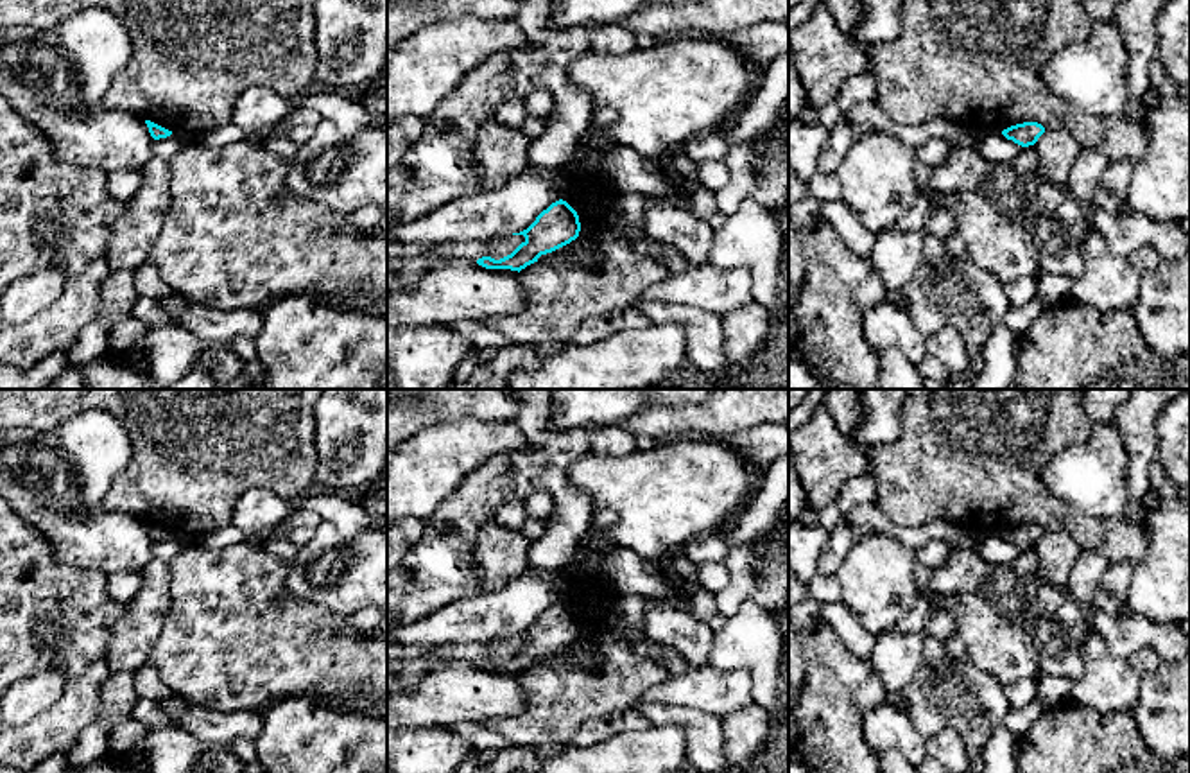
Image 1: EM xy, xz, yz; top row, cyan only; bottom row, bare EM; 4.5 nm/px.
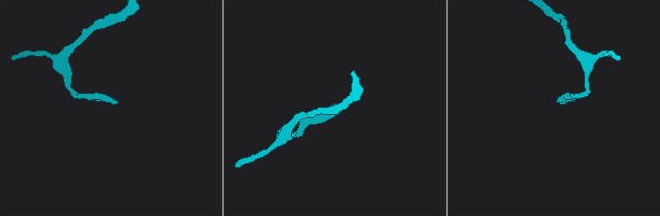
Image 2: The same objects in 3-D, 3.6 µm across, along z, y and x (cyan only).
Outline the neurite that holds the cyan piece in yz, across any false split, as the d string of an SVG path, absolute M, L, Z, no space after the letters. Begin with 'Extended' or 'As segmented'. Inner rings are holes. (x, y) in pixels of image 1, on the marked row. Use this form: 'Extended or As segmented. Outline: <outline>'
As segmented. Outline: M1023 122L1002 131L1002 135L1007 140L1013 140L1022 147L1034 145L1043 133L1045 133L1045 127L1038 122Z

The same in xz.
As segmented. Outline: M563 199L552 203L547 210L543 210L536 221L523 231L513 235L523 235L525 240L507 256L495 260L491 256L482 256L477 260L479 265L486 269L511 269L522 271L527 265L538 262L541 255L552 253L579 237L581 222L577 212Z

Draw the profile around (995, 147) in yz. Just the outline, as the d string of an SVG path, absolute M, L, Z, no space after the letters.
M987 131L979 154L989 163L1002 163L1016 158L1025 147L1007 140L1000 131Z

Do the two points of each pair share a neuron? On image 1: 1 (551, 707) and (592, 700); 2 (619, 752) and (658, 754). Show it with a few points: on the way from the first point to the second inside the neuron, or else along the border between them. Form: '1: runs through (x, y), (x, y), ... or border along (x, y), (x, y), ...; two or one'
1: runs through (561, 700), (581, 700); one
2: runs through (628, 754), (649, 754); one

